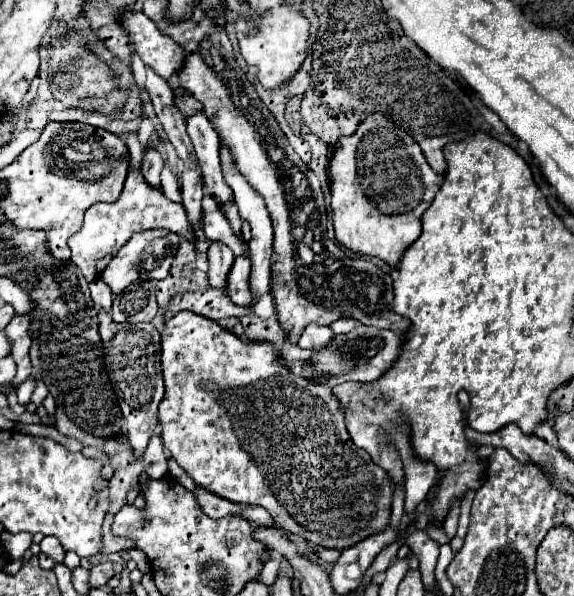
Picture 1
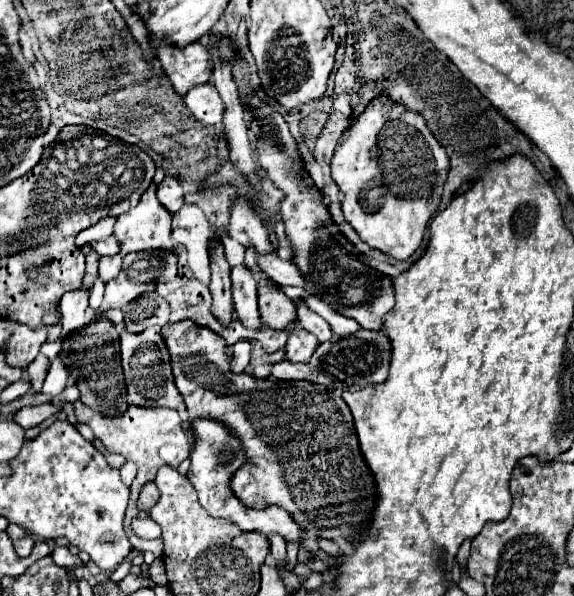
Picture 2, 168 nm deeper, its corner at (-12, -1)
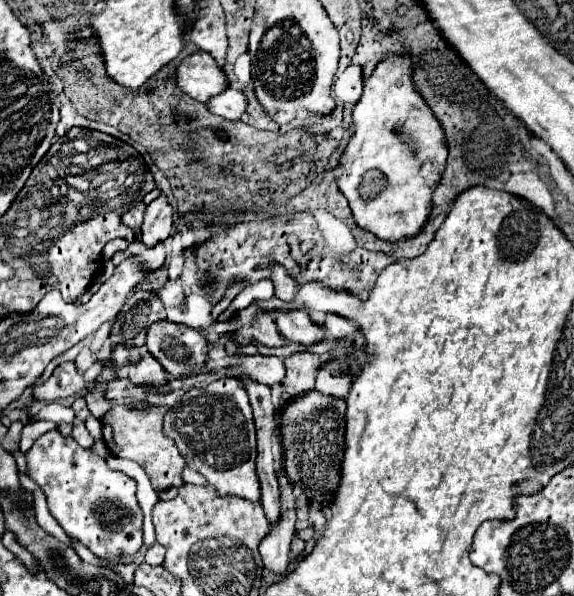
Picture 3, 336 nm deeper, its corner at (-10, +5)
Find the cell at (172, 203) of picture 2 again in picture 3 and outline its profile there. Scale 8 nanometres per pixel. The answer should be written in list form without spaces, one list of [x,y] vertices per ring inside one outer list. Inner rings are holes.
[[[160,195],[156,201],[148,205],[144,213],[144,223],[142,223],[142,241],[146,247],[154,247],[160,241],[166,241],[170,237],[172,217],[174,217],[174,211],[168,205],[164,195]]]

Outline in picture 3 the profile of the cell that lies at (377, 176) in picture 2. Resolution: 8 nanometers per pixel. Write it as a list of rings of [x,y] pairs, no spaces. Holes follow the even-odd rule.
[[[390,53],[376,65],[372,77],[364,85],[364,95],[352,111],[356,133],[350,137],[350,143],[338,165],[340,177],[336,181],[350,203],[356,225],[374,233],[382,241],[400,241],[422,231],[432,213],[432,191],[444,173],[448,157],[444,131],[432,109],[414,89],[412,71],[414,65],[410,53]]]

